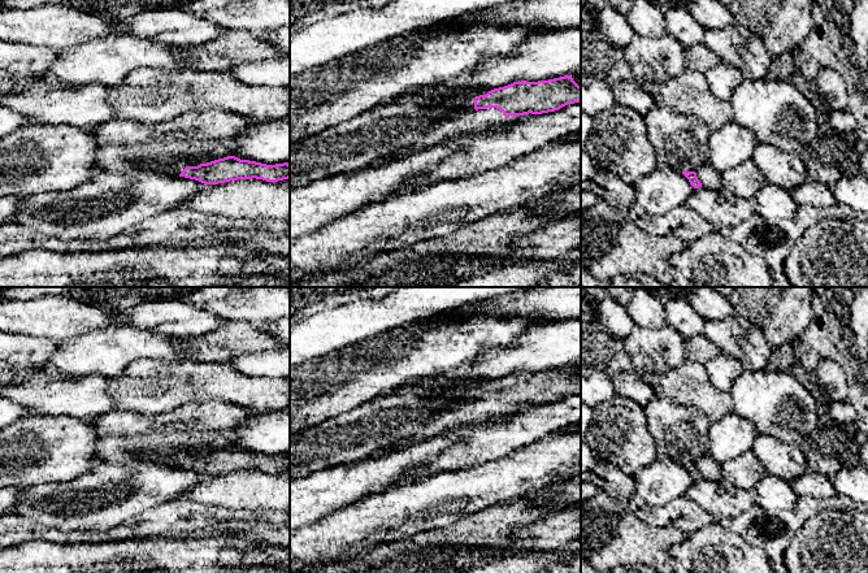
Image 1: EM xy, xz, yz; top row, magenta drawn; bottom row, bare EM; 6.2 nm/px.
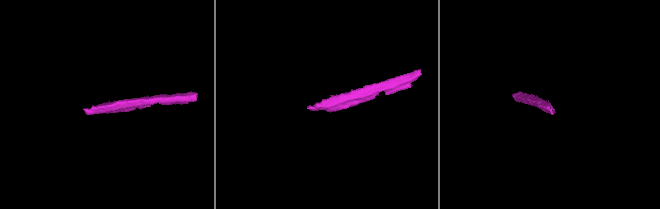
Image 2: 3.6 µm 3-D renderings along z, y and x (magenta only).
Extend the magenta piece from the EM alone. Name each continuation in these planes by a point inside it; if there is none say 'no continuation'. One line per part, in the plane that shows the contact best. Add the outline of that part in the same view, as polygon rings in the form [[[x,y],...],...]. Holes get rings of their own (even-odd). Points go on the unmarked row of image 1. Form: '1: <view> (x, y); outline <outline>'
1: xz (448, 417); outline [[[496,399],[478,400],[468,404],[442,405],[439,412],[428,421],[417,433],[399,440],[391,447],[387,447],[373,456],[379,456],[385,452],[404,448],[413,443],[430,439],[437,435],[450,433],[452,429],[463,424],[479,424],[503,413],[505,407]]]

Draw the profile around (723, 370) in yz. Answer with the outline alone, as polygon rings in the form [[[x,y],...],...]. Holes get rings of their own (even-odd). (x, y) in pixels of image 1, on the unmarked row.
[[[720,353],[704,366],[711,385],[722,391],[729,391],[733,382],[745,372],[738,360],[725,353]]]

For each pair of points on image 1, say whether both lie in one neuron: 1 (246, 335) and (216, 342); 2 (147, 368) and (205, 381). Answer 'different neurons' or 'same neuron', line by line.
1: same neuron
2: same neuron

